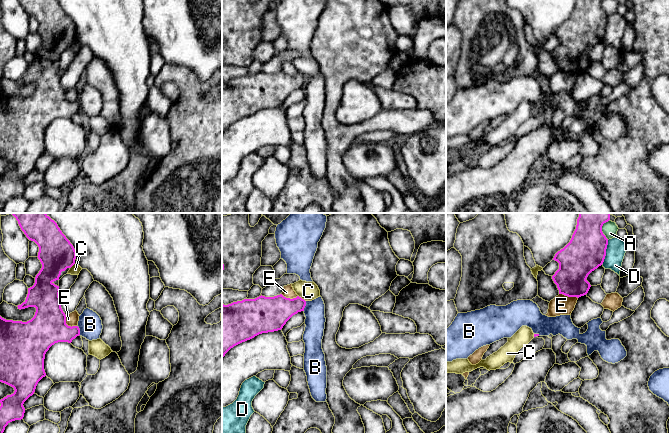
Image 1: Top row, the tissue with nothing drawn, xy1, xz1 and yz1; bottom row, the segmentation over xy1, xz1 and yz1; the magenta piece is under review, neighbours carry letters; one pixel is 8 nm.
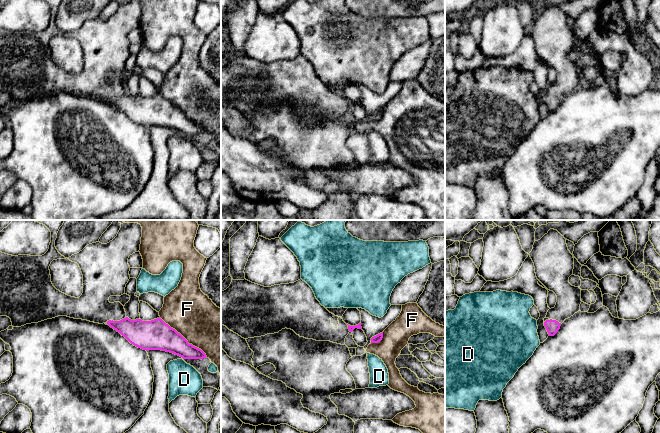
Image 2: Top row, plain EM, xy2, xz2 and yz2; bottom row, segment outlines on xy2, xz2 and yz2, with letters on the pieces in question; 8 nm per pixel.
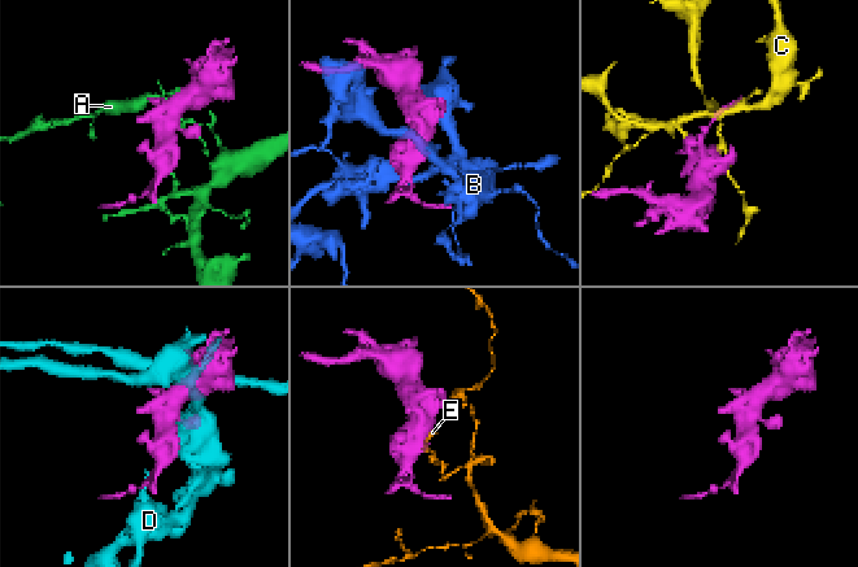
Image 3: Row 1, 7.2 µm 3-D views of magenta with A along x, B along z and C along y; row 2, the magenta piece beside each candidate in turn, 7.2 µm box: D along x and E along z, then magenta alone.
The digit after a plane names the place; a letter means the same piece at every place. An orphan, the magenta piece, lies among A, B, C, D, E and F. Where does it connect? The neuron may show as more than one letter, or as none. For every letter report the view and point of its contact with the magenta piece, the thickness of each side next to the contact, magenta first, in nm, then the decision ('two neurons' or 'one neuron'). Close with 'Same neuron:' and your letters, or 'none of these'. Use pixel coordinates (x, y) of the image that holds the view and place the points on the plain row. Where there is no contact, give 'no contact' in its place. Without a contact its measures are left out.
A: meets magenta in yz1 at (602, 8); 320 nm thick on the magenta side, 110 nm on the other; two neurons
B: meets magenta in xz1 at (305, 81); 240 nm thick on the magenta side, 170 nm on the other; two neurons
C: meets magenta in xz1 at (301, 74); 240 nm thick on the magenta side, 150 nm on the other; two neurons
D: meets magenta in yz1 at (605, 28); 320 nm thick on the magenta side, 160 nm on the other; two neurons
E: meets magenta in yz1 at (568, 72); 260 nm thick on the magenta side, 160 nm on the other; two neurons
F: meets magenta in xy2 at (184, 114); 240 nm thick on the magenta side, 380 nm on the other; two neurons
Same neuron: none of these

